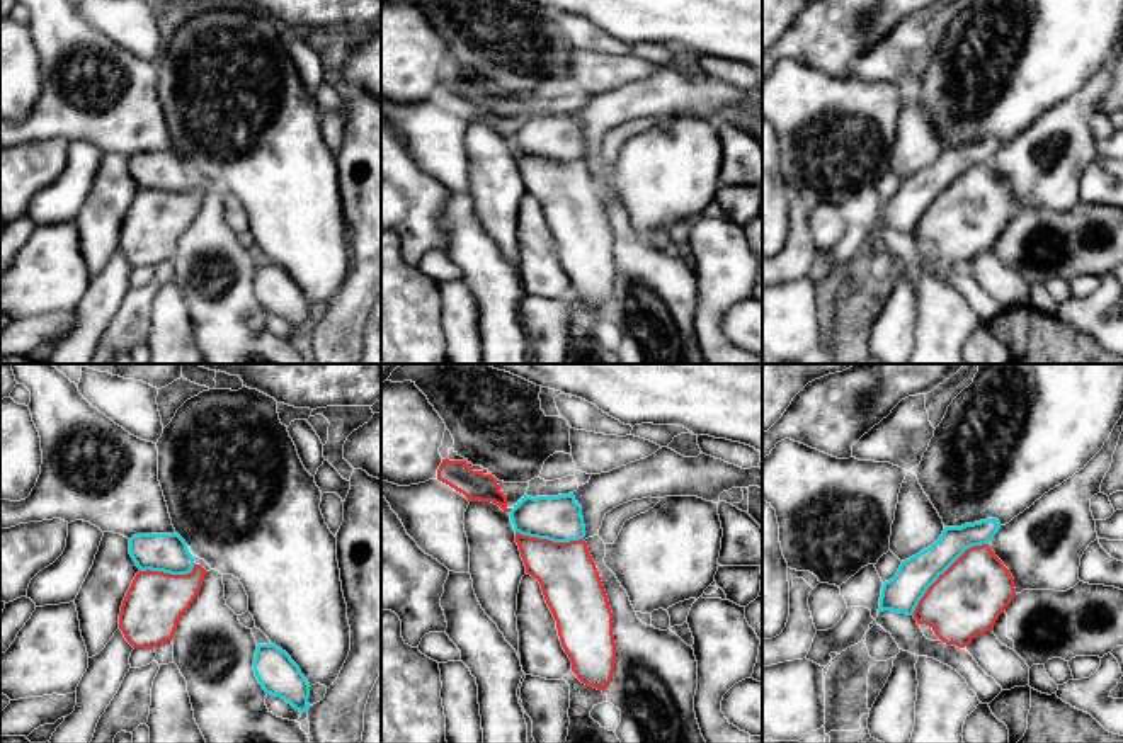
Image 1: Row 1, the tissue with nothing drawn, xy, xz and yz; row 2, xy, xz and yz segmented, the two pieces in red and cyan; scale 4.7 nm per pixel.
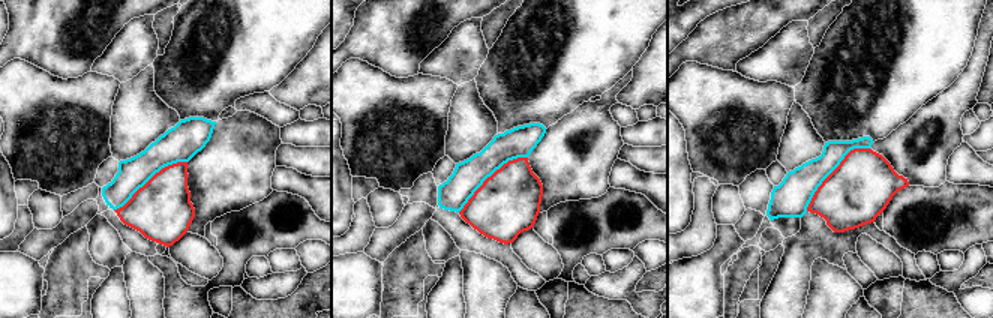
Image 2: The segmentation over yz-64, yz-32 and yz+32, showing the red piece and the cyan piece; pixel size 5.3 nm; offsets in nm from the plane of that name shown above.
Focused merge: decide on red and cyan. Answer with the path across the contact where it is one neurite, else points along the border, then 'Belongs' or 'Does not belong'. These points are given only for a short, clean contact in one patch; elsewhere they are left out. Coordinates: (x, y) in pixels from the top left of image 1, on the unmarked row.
Belongs

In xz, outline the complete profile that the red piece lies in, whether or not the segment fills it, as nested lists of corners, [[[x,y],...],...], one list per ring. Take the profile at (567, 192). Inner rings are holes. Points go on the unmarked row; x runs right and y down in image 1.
[[[573,112],[558,116],[524,114],[509,131],[526,192],[541,204],[556,240],[558,255],[577,298],[606,311],[616,282],[613,231],[596,182],[589,172],[582,126]]]

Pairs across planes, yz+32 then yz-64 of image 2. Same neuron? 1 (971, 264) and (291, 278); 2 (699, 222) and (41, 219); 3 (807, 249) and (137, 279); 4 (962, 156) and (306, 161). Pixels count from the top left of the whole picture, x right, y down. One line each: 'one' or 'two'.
1: one
2: two
3: two
4: two

